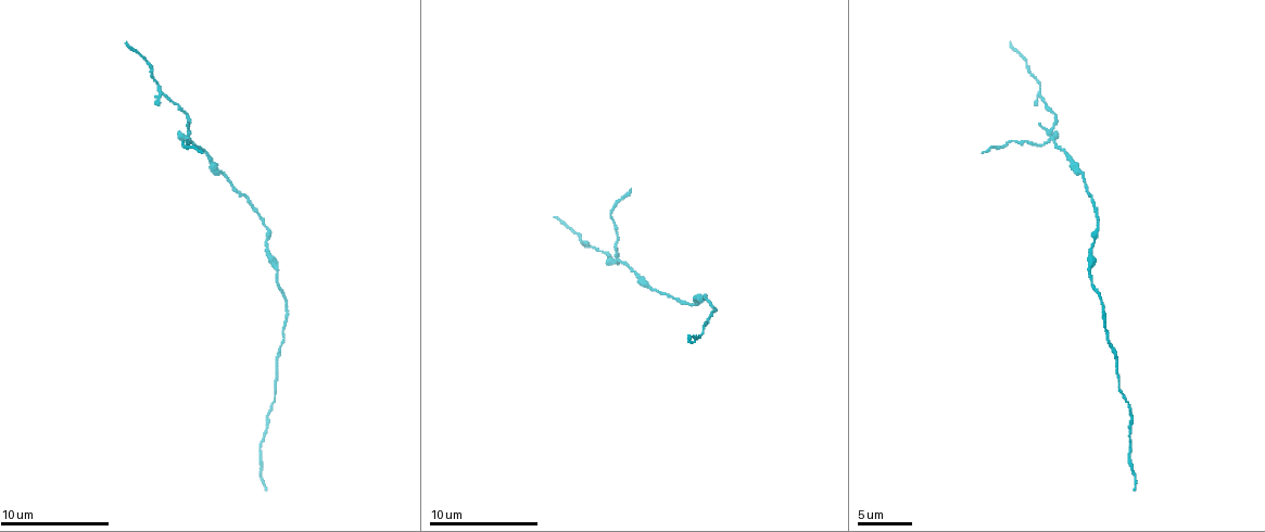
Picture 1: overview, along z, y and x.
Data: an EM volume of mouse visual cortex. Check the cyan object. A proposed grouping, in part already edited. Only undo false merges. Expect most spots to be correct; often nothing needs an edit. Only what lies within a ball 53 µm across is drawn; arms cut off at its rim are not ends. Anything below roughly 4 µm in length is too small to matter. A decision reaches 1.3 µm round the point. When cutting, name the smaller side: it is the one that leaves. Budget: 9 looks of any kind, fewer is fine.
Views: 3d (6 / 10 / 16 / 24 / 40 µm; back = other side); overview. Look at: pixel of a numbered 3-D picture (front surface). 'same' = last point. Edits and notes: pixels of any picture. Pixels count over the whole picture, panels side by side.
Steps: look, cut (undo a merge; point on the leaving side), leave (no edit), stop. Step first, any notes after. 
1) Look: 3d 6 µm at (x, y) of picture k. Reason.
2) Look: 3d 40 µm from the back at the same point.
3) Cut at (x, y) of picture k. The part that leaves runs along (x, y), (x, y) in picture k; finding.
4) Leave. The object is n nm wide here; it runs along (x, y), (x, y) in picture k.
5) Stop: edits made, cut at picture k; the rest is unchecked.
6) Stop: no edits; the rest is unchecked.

Look: 3d 10 µm at (1056, 136) of picture 1. Four arms meet.

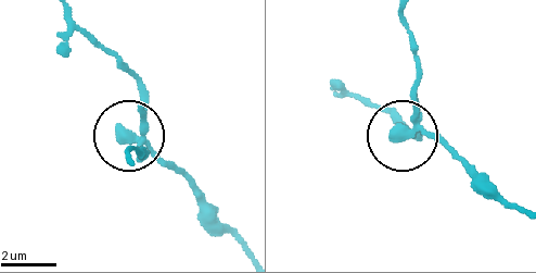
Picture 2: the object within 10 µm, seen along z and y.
Cut at (415, 91) of picture 2. 4 arms meet here; the part that leaves runs along (416, 122), (416, 48), (405, 20) in picture 2; two neurons meet here.

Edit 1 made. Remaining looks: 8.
Look: overview.

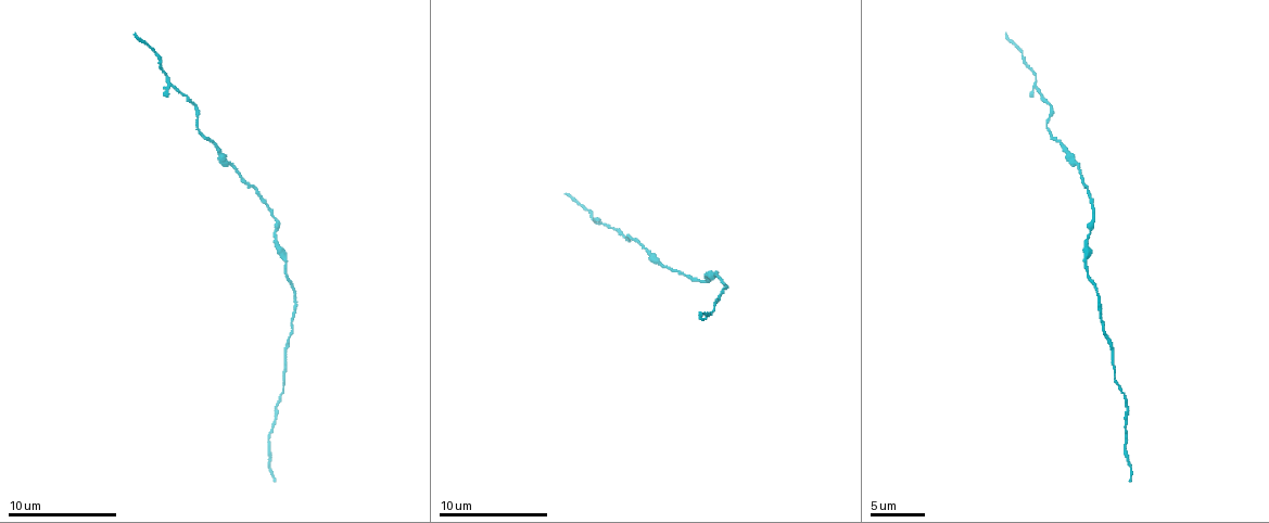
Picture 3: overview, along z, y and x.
Look: 3d 6 µm at (705, 278) of picture 3.

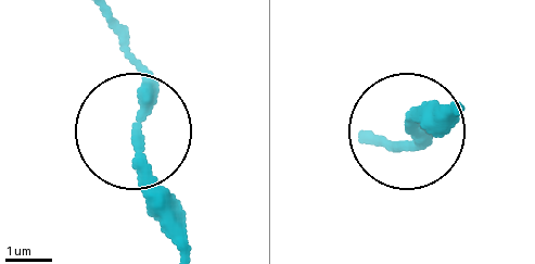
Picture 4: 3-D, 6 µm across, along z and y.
Look: 3d 6 µm from the back at (414, 126) of picture 4. Other side.

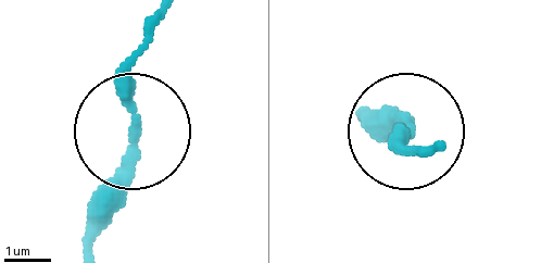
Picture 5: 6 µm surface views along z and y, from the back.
Leave. The object is 250 nm wide here; it runs along (131, 123), (123, 201), (88, 248) in picture 5; all the same neuron.

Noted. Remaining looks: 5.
Look: 3d 16 µm at (231, 166) of picture 3. Thick turns thin.

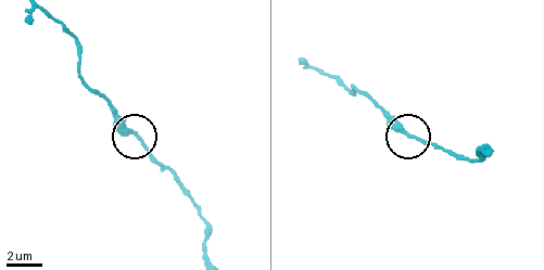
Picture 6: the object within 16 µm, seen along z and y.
Look: 3d 6 µm at (409, 135) of picture 6. Zoom in.

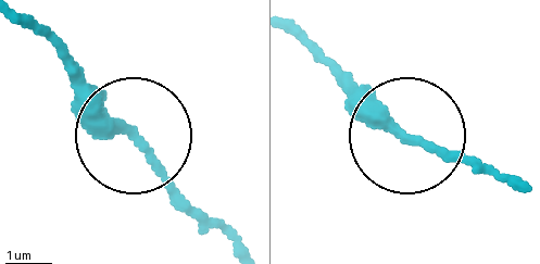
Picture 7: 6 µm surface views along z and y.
Leave. It runs along (237, 252), (66, 70) in picture 7; continuous, no second neuron.

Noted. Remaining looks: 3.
Look: 3d 10 µm at (1125, 422) of picture 3. Calibre changes.

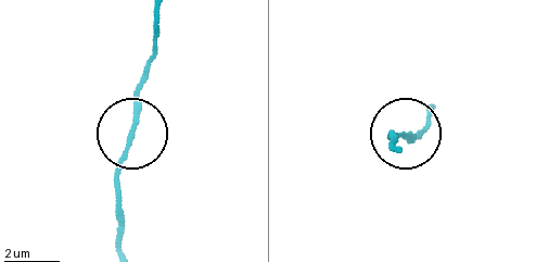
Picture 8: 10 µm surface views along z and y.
Leave. The object is 160 nm wide here; it runs along (156, 16), (156, 51), (136, 101), (114, 197) in picture 8; one neuron here.

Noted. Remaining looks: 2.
Stop: edits made, cut at picture 2; the rest is unchecked.

